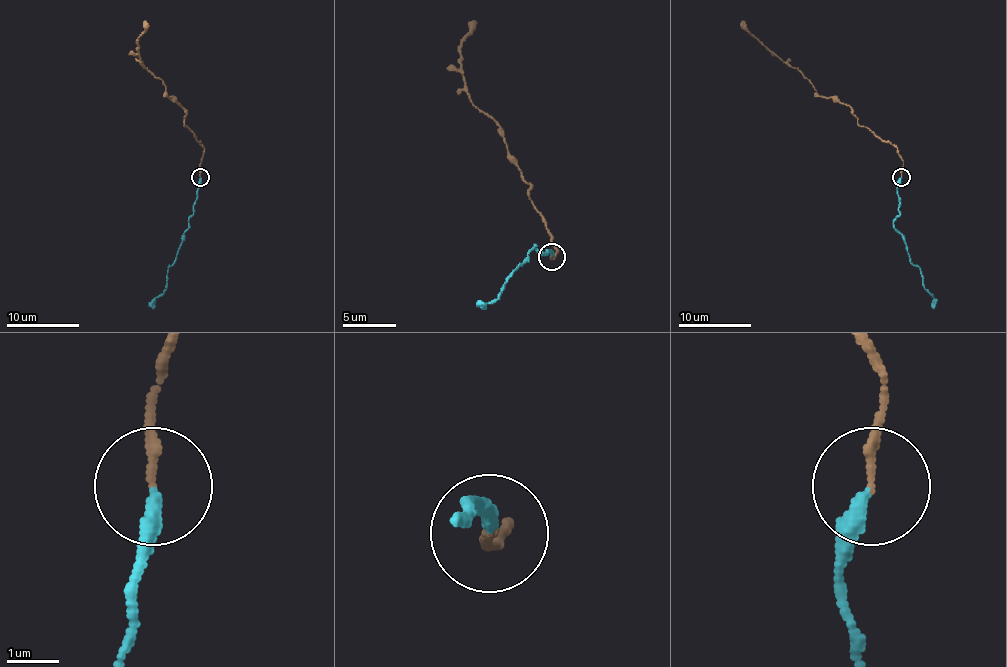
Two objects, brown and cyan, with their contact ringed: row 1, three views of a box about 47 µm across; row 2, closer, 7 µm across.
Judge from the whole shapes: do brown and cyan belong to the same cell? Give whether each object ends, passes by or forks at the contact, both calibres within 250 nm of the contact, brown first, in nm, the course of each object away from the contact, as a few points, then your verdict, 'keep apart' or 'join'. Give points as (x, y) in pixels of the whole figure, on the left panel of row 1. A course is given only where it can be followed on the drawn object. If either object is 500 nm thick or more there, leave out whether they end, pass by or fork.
brown ends there; cyan ends there; 180 nm thick on the brown side, 280 nm on the other; brown runs (200, 177), (204, 148), (184, 124), (186, 110), (167, 95), (164, 82), (138, 55), (145, 20); cyan runs (200, 177), (193, 216), (175, 261), (167, 269), (167, 287), (156, 298), (153, 309); join

